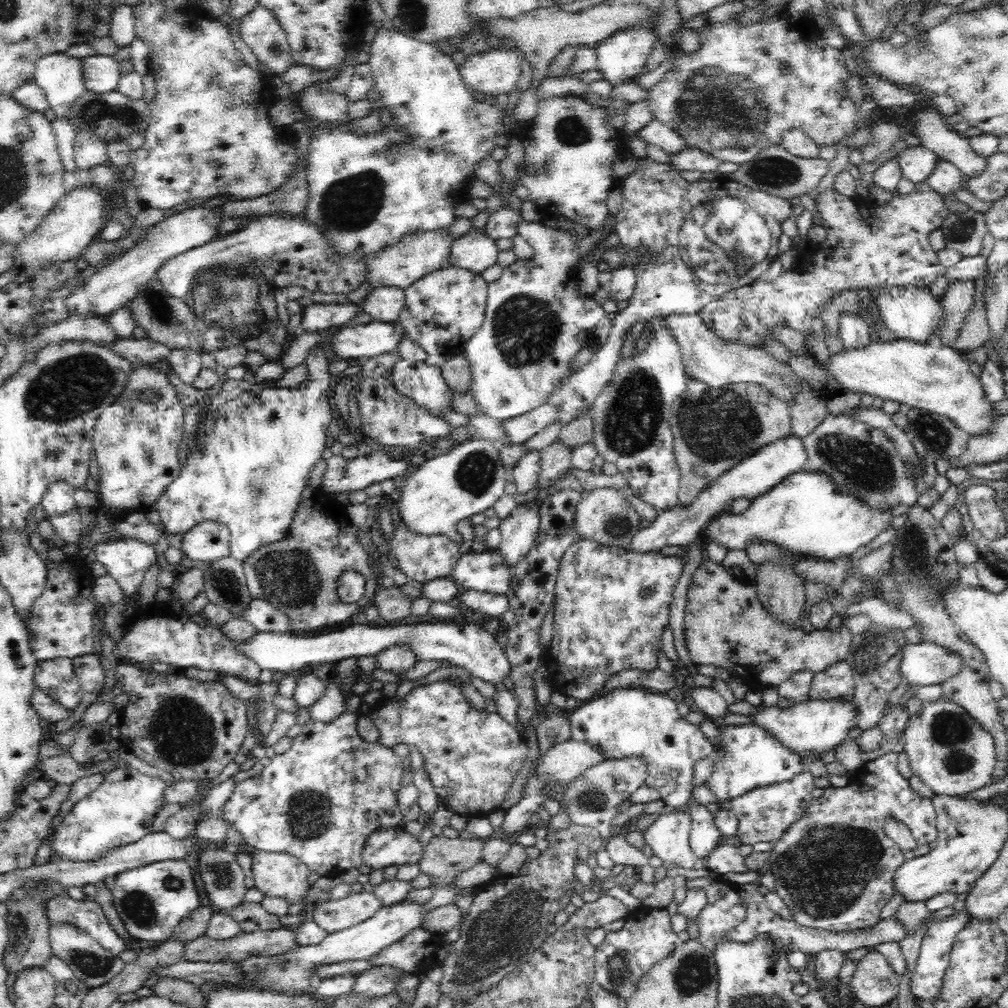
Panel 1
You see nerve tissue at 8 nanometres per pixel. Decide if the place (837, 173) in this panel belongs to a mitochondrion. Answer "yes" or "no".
no

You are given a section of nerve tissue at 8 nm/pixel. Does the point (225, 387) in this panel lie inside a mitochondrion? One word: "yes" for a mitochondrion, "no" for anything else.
no

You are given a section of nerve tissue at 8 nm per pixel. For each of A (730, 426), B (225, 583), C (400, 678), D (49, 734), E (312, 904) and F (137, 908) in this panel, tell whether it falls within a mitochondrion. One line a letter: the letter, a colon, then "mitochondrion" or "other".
A: mitochondrion
B: mitochondrion
C: other
D: other
E: other
F: mitochondrion

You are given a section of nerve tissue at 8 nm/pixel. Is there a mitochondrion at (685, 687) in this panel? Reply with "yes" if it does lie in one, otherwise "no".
no

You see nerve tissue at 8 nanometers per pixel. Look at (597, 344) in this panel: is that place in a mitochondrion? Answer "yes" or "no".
no

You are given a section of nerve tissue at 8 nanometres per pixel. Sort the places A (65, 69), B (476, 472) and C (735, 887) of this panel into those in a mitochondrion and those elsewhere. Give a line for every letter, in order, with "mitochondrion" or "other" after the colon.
A: other
B: mitochondrion
C: other

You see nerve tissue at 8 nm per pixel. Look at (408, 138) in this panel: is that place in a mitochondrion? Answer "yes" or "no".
no

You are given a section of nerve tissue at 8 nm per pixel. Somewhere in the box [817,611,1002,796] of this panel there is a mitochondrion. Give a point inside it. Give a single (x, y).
(953, 730)

